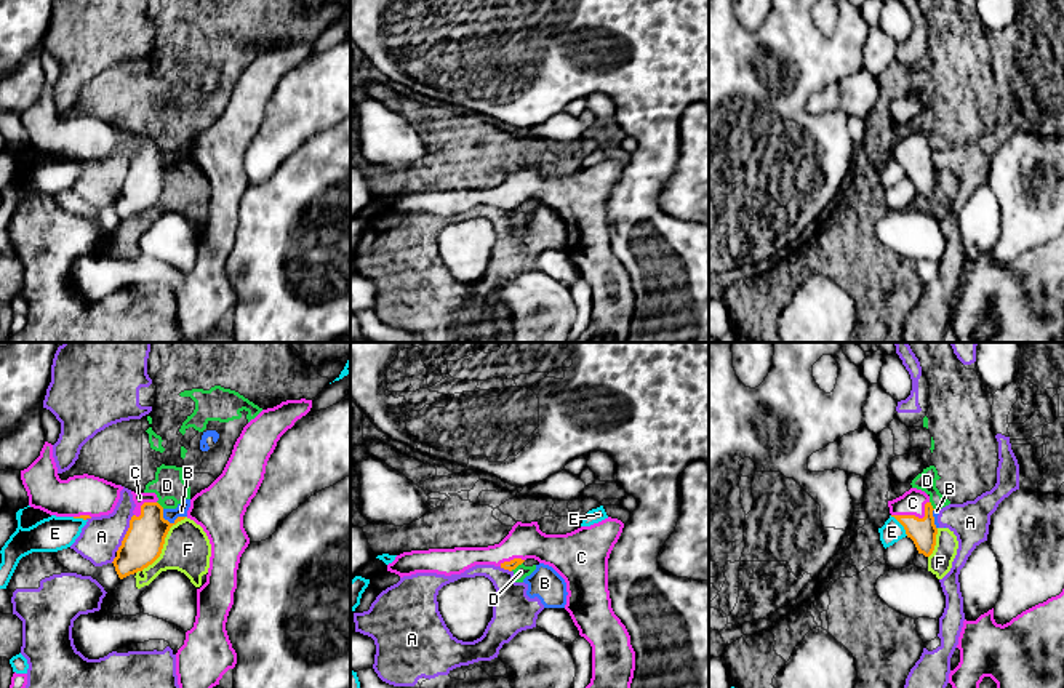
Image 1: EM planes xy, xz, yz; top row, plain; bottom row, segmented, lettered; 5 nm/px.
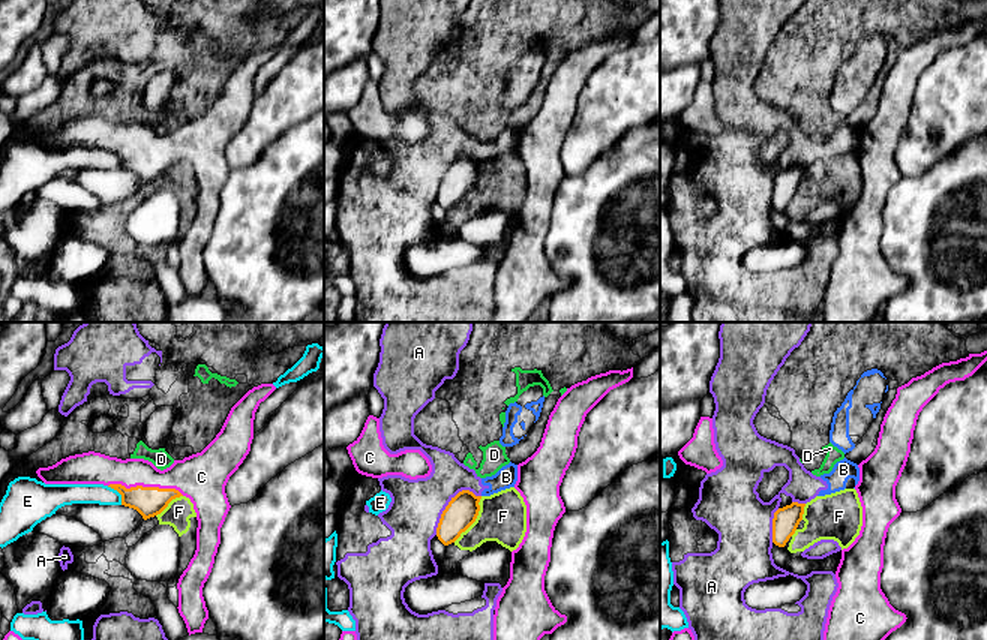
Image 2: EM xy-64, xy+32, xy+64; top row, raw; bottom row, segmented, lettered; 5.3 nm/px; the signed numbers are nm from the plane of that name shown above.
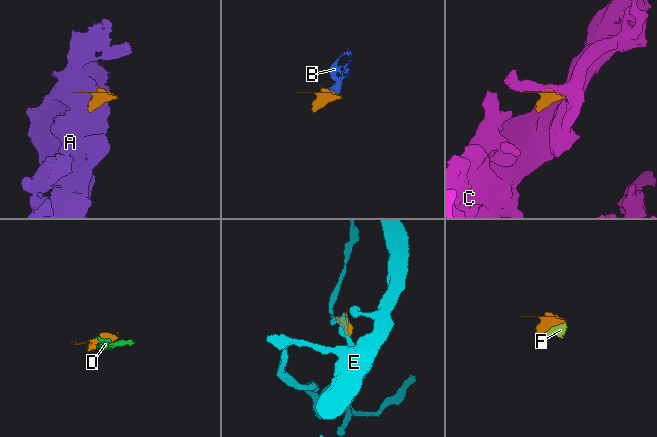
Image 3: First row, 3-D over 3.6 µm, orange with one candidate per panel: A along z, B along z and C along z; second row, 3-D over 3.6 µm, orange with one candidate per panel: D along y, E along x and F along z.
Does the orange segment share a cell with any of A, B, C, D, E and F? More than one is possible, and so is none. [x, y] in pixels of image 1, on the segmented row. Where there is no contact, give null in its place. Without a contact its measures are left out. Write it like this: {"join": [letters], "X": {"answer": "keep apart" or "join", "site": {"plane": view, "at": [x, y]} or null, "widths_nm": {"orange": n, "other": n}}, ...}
{"join": ["C"], "A": {"answer": "keep apart", "site": {"plane": "xy", "at": [127, 533]}, "widths_nm": {"orange": 200, "other": 200}}, "B": {"answer": "keep apart", "site": {"plane": "xy", "at": [168, 522]}, "widths_nm": {"orange": 200, "other": 60}}, "C": {"answer": "join", "site": {"plane": "yz", "at": [914, 516]}, "widths_nm": {"orange": 140, "other": 130}}, "D": {"answer": "keep apart", "site": {"plane": "xz", "at": [516, 567]}, "widths_nm": {"orange": 50, "other": 70}}, "E": {"answer": "keep apart", "site": {"plane": "yz", "at": [901, 524]}, "widths_nm": {"orange": 140, "other": 110}}, "F": {"answer": "keep apart", "site": {"plane": "xy", "at": [162, 546]}, "widths_nm": {"orange": 200, "other": 240}}}

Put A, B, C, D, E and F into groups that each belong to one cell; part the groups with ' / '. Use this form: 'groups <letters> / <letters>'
groups A B / C / D F / E

